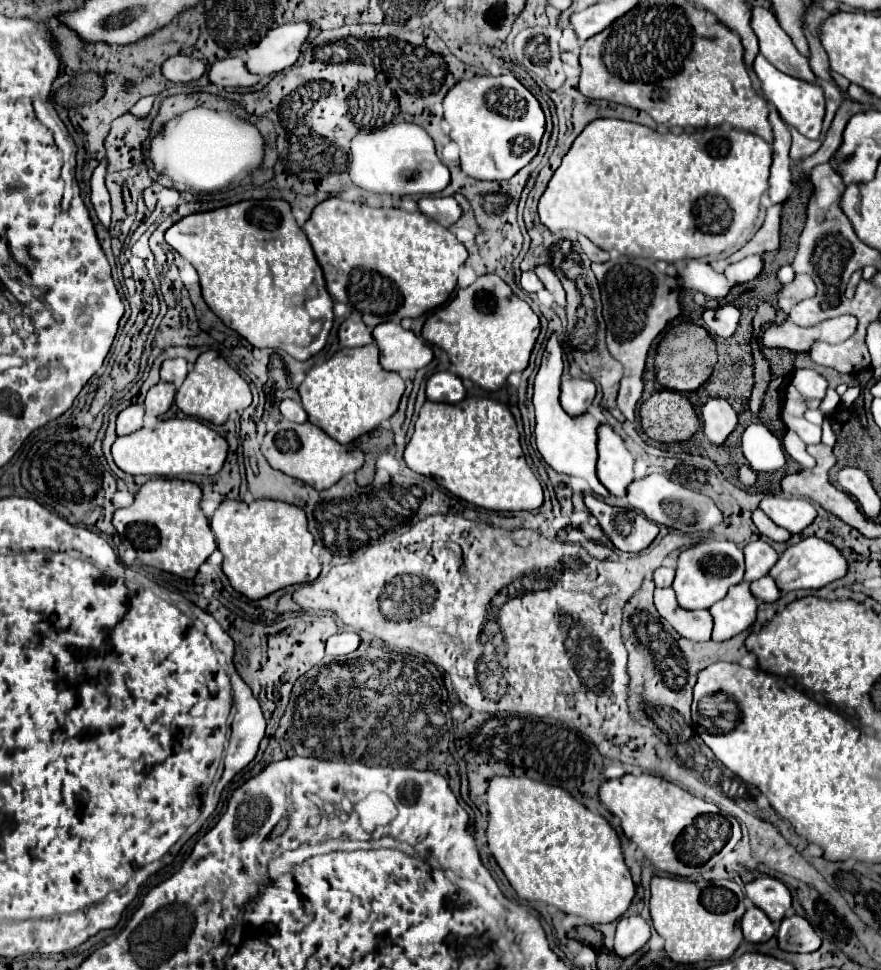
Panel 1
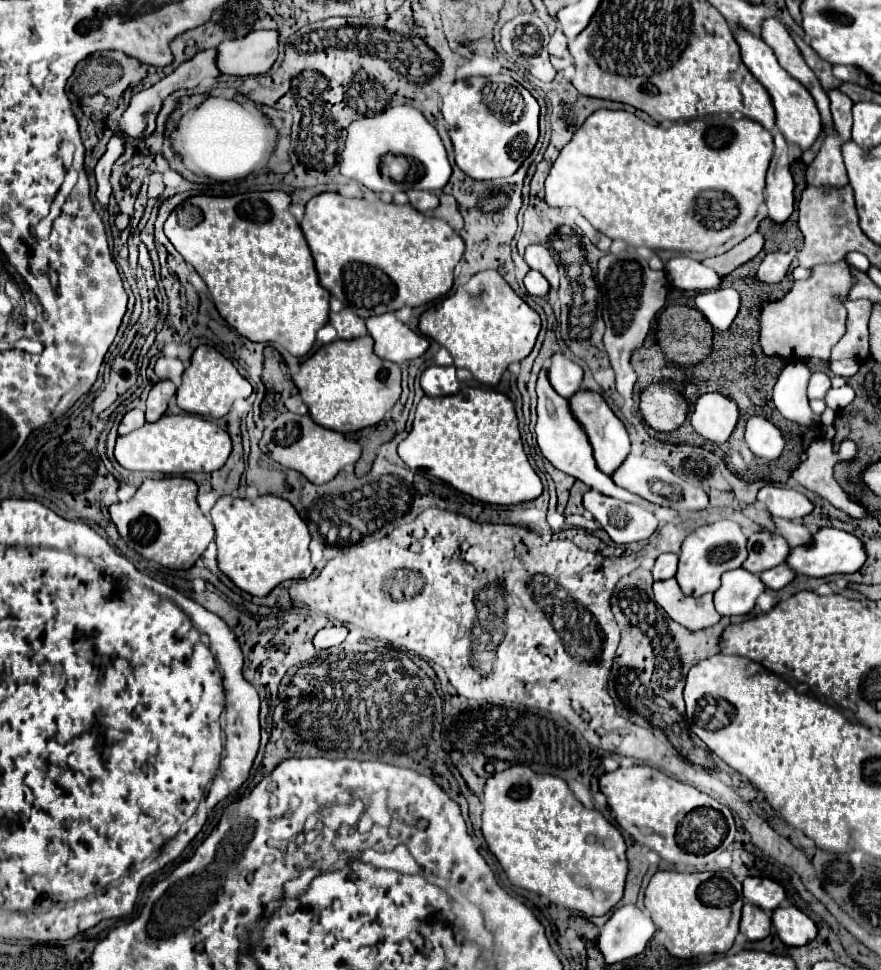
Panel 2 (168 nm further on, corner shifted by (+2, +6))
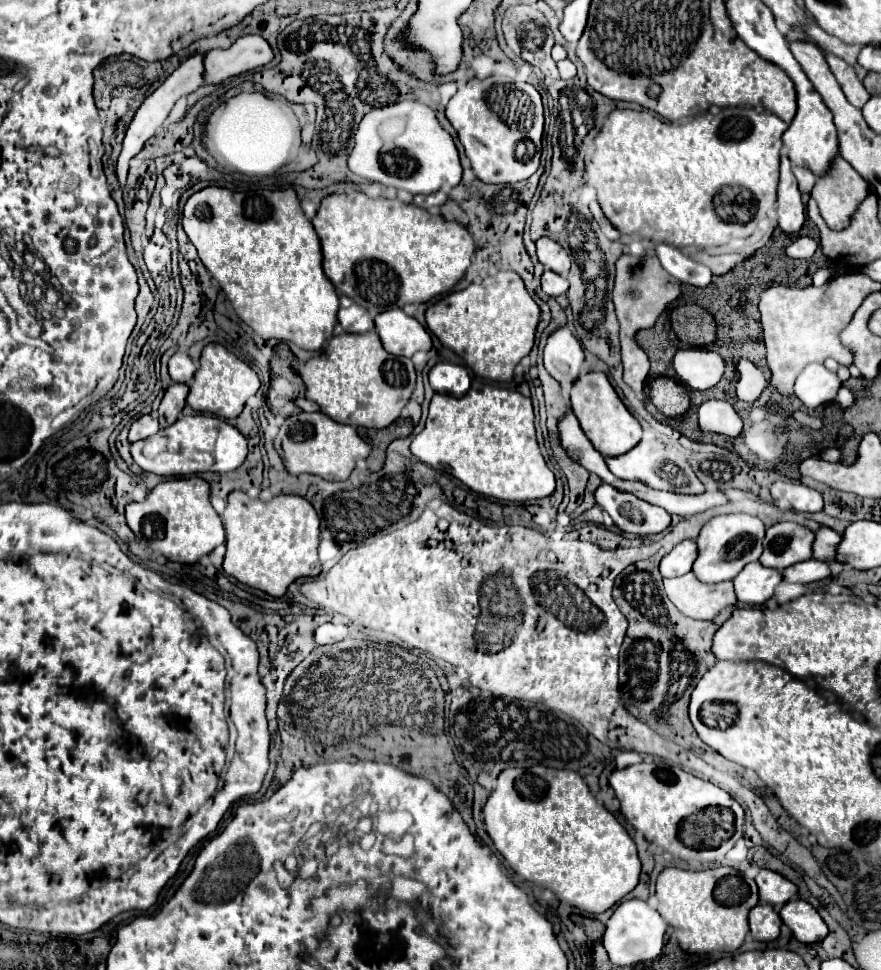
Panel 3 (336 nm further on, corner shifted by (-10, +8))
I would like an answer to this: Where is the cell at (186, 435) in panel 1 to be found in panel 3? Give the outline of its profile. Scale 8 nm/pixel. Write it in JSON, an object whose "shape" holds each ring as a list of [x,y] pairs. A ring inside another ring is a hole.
{"shape":[[[208,414],[180,416],[172,426],[160,428],[154,436],[130,444],[134,462],[144,470],[160,476],[184,476],[192,472],[230,472],[236,470],[246,454],[246,438],[228,422]]]}

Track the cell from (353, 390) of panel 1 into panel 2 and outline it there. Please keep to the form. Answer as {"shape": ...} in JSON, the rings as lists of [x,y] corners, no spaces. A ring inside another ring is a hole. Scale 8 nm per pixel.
{"shape":[[[372,336],[352,340],[334,340],[316,350],[292,378],[310,416],[316,424],[338,430],[356,432],[376,426],[400,398],[400,366],[374,354]]]}

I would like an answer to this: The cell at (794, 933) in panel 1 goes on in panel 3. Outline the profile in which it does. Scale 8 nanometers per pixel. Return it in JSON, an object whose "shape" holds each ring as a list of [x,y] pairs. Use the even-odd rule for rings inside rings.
{"shape":[[[790,900],[788,904],[784,904],[780,918],[792,930],[794,938],[804,944],[820,942],[828,934],[826,922],[806,900]]]}

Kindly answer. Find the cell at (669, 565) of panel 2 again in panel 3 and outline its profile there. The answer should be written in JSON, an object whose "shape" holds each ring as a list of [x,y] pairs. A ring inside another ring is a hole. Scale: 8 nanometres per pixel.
{"shape":[[[684,540],[680,542],[670,554],[666,554],[660,562],[660,572],[664,578],[674,578],[674,576],[684,576],[692,570],[692,564],[696,560],[696,542]]]}

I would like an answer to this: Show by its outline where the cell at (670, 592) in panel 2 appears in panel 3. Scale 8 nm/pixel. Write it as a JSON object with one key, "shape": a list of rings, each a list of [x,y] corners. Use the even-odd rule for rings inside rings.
{"shape":[[[692,572],[664,580],[664,590],[674,606],[694,620],[712,620],[726,606],[736,606],[732,582],[700,584]]]}

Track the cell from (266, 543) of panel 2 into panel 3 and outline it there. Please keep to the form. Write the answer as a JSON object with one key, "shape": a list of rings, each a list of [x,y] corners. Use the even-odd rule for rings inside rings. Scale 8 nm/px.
{"shape":[[[234,490],[228,496],[222,522],[226,528],[224,570],[238,582],[280,598],[294,580],[320,574],[320,518],[302,496],[282,494],[262,502],[260,498],[250,498],[246,492]]]}

